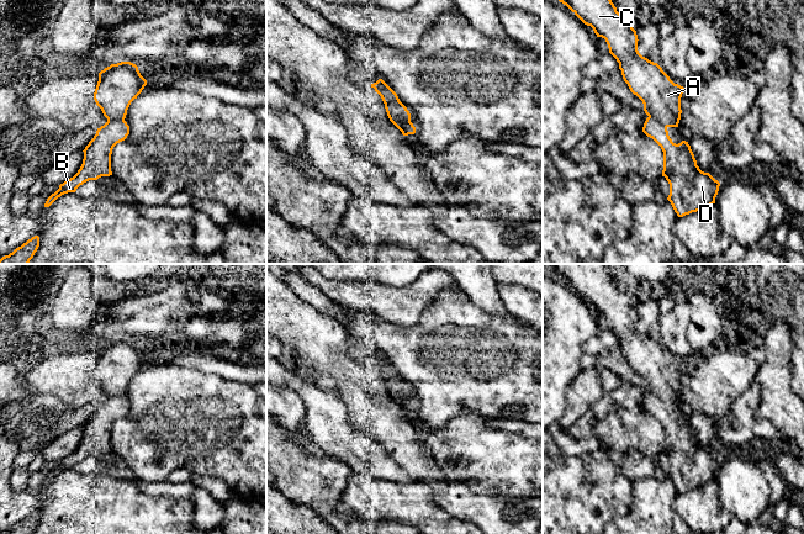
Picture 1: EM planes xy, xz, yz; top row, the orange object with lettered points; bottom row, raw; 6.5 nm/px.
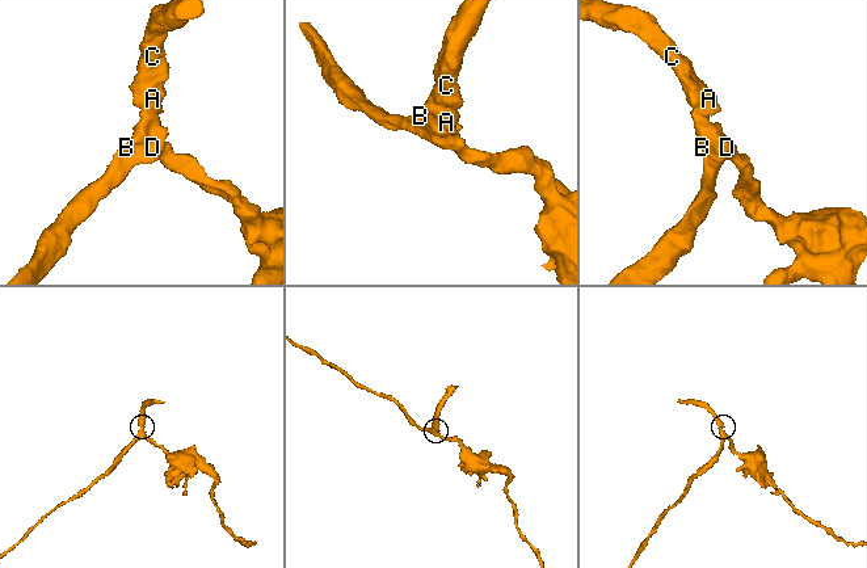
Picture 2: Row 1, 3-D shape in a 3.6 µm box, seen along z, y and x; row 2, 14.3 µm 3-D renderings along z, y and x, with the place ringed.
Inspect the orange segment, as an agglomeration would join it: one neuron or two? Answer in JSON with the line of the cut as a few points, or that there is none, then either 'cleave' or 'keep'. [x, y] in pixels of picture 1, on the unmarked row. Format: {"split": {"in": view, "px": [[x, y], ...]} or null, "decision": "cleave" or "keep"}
{"split": null, "decision": "keep"}

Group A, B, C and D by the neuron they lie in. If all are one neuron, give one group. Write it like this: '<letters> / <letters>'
A B C D

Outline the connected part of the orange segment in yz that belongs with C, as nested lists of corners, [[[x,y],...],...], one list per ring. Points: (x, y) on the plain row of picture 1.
[[[552,264],[556,276],[566,281],[585,301],[591,302],[597,311],[605,316],[609,329],[619,339],[619,345],[630,368],[644,380],[644,387],[649,392],[642,408],[652,414],[663,428],[662,453],[670,460],[671,479],[678,493],[702,487],[715,480],[720,459],[709,449],[704,449],[697,442],[697,437],[688,418],[676,421],[668,412],[668,403],[678,403],[681,396],[681,374],[684,364],[675,360],[662,344],[638,327],[638,311],[633,305],[633,297],[621,292],[603,264]]]

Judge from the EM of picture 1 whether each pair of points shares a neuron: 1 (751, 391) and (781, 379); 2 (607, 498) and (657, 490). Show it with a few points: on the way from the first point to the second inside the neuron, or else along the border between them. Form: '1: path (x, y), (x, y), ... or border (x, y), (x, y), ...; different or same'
1: border (755, 377), (760, 386), (757, 416); different
2: border (633, 481), (633, 503), (630, 509), (615, 518); different

